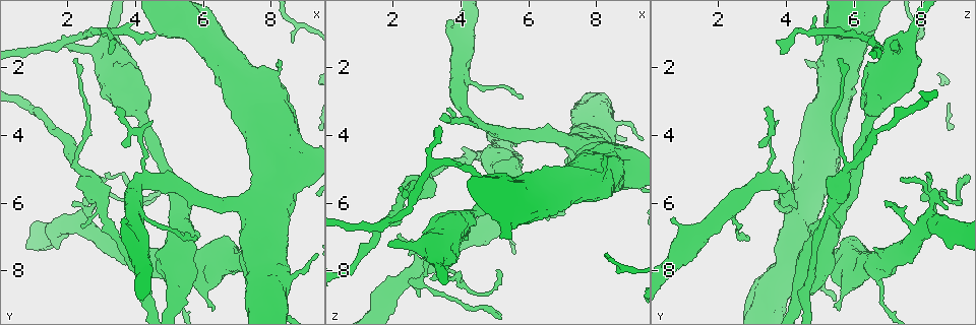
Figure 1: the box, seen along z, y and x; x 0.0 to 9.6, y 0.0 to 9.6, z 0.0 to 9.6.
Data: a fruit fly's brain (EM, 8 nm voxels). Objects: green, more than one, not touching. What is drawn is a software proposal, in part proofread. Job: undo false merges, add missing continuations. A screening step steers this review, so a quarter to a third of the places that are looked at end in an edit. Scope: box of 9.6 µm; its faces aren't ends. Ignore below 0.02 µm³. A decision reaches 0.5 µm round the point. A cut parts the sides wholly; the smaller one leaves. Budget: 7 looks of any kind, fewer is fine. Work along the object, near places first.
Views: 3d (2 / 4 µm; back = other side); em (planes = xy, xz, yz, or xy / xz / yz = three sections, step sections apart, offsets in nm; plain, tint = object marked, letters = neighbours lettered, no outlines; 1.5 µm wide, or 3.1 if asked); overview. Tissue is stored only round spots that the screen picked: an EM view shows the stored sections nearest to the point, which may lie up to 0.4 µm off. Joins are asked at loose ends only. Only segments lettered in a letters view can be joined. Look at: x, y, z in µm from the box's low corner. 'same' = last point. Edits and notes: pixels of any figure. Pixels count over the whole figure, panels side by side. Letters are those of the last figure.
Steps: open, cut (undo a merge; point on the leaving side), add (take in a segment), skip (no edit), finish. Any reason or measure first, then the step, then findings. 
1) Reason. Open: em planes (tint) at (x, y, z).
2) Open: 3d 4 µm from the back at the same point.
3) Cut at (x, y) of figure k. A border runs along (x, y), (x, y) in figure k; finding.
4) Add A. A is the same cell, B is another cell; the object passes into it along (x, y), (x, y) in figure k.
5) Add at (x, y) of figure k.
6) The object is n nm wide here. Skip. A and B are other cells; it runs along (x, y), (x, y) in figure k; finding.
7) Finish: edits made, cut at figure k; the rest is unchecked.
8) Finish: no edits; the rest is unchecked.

Tapers out. Open: em xz step 4 (letters) at (3.05, 5.20, 8.20).

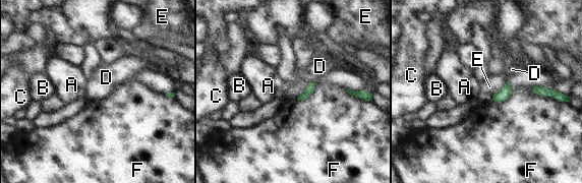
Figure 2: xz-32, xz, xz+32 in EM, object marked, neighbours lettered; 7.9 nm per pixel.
Skip. A, B, C, D, E and F are other cells; a border runs along (507, 80), (492, 96), (491, 100) in figure 2; no lettered segment goes on from it.

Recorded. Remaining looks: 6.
Tapers out. Open: em planes (letters) at (3.50, 3.10, 3.45).

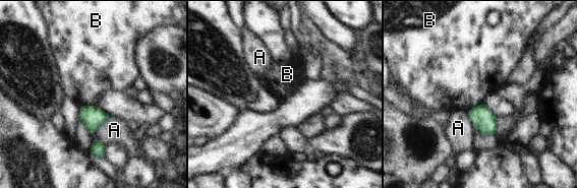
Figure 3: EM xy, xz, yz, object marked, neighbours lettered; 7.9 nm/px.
Skip. A and B are other cells; a border runs along (99, 106), (81, 107) in figure 3; no lettered segment goes on from it.

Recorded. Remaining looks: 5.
Open: em planes (tint) at (5.85, 7.00, 2.90).

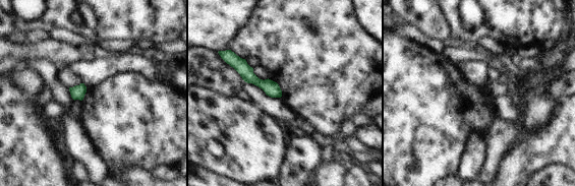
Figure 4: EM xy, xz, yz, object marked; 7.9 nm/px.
See the neighbours. Open: em planes (letters) at the same point.

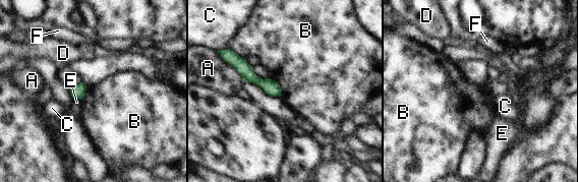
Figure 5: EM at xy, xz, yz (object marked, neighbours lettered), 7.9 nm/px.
The object is 110 nm wide here. Skip. A, B, C, D, E and F are other cells; it runs along (236, 57), (256, 80), (279, 93) in figure 5; no lettered segment goes on from it.

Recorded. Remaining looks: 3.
Finish: no edits; the rest is unchecked.

